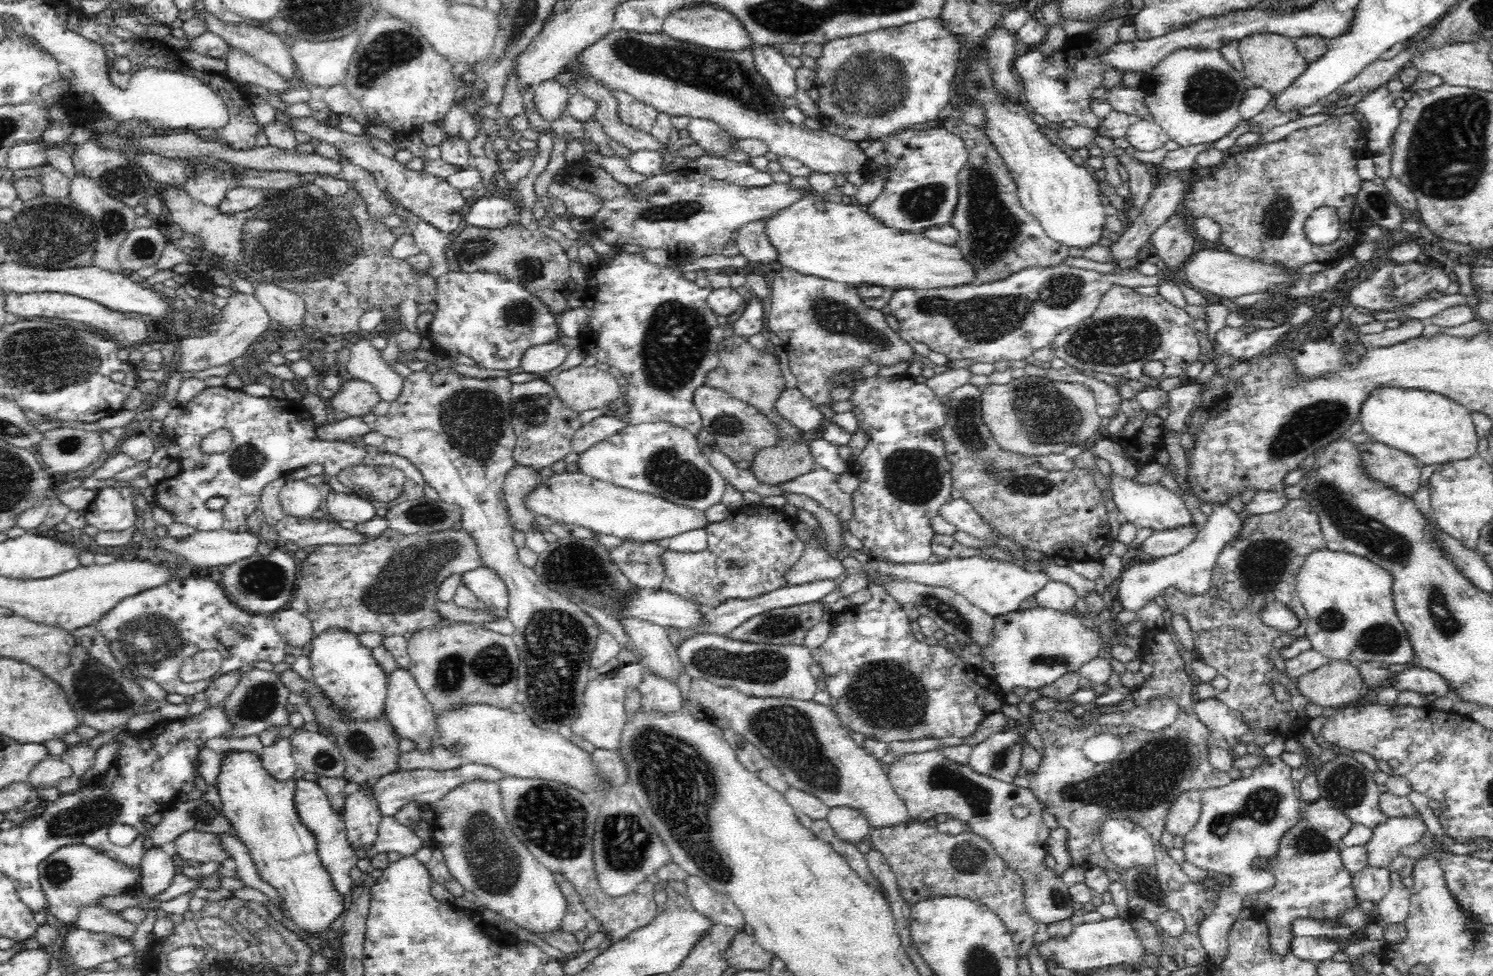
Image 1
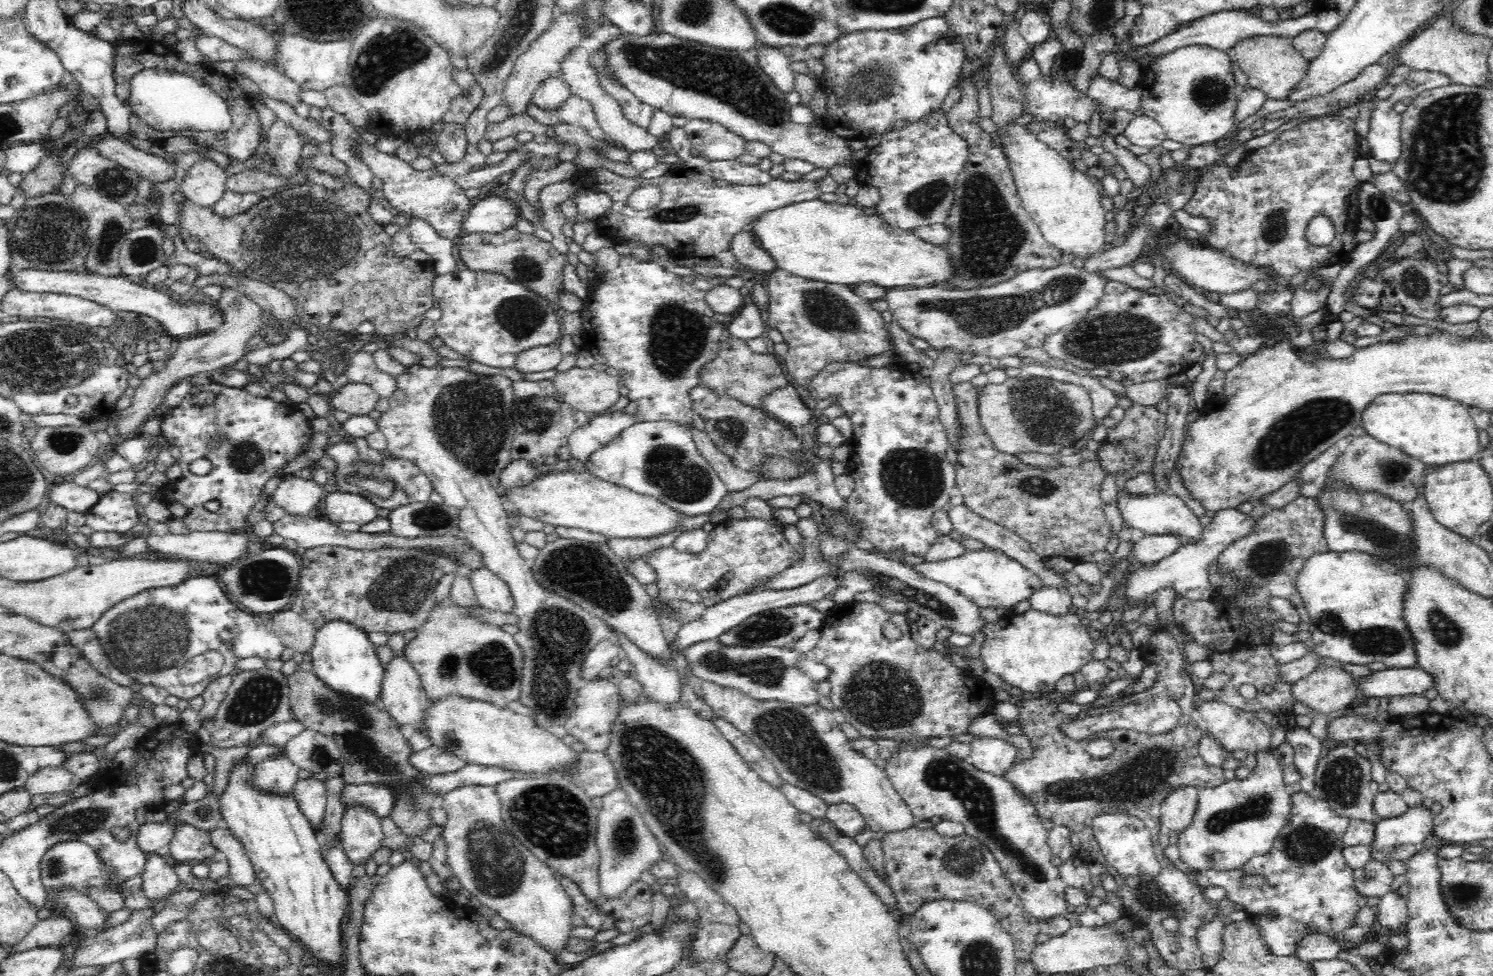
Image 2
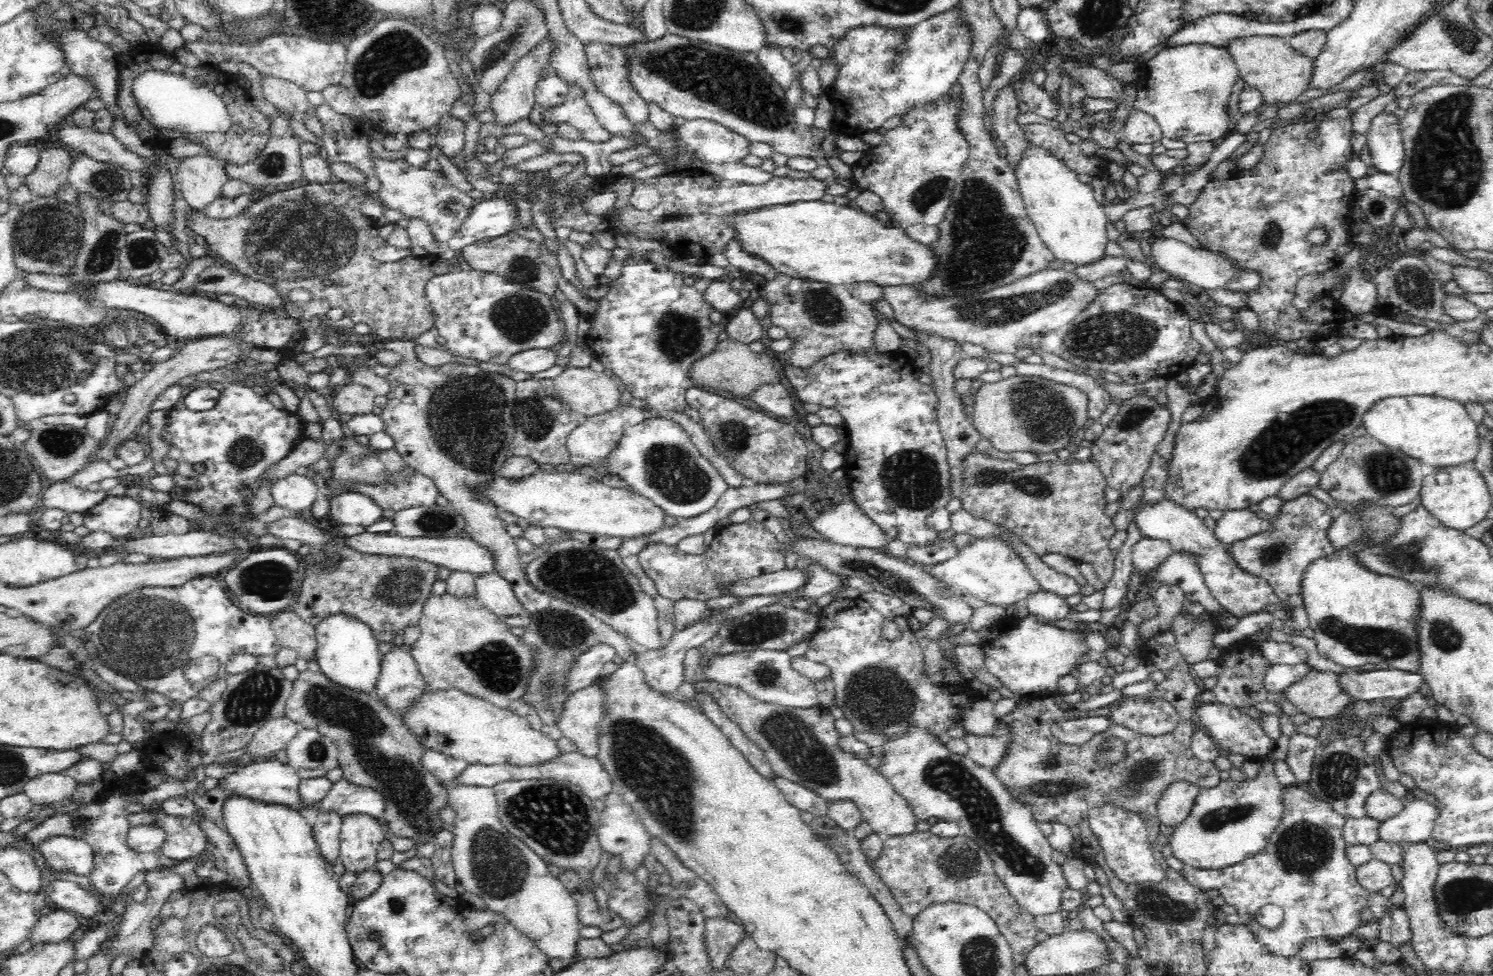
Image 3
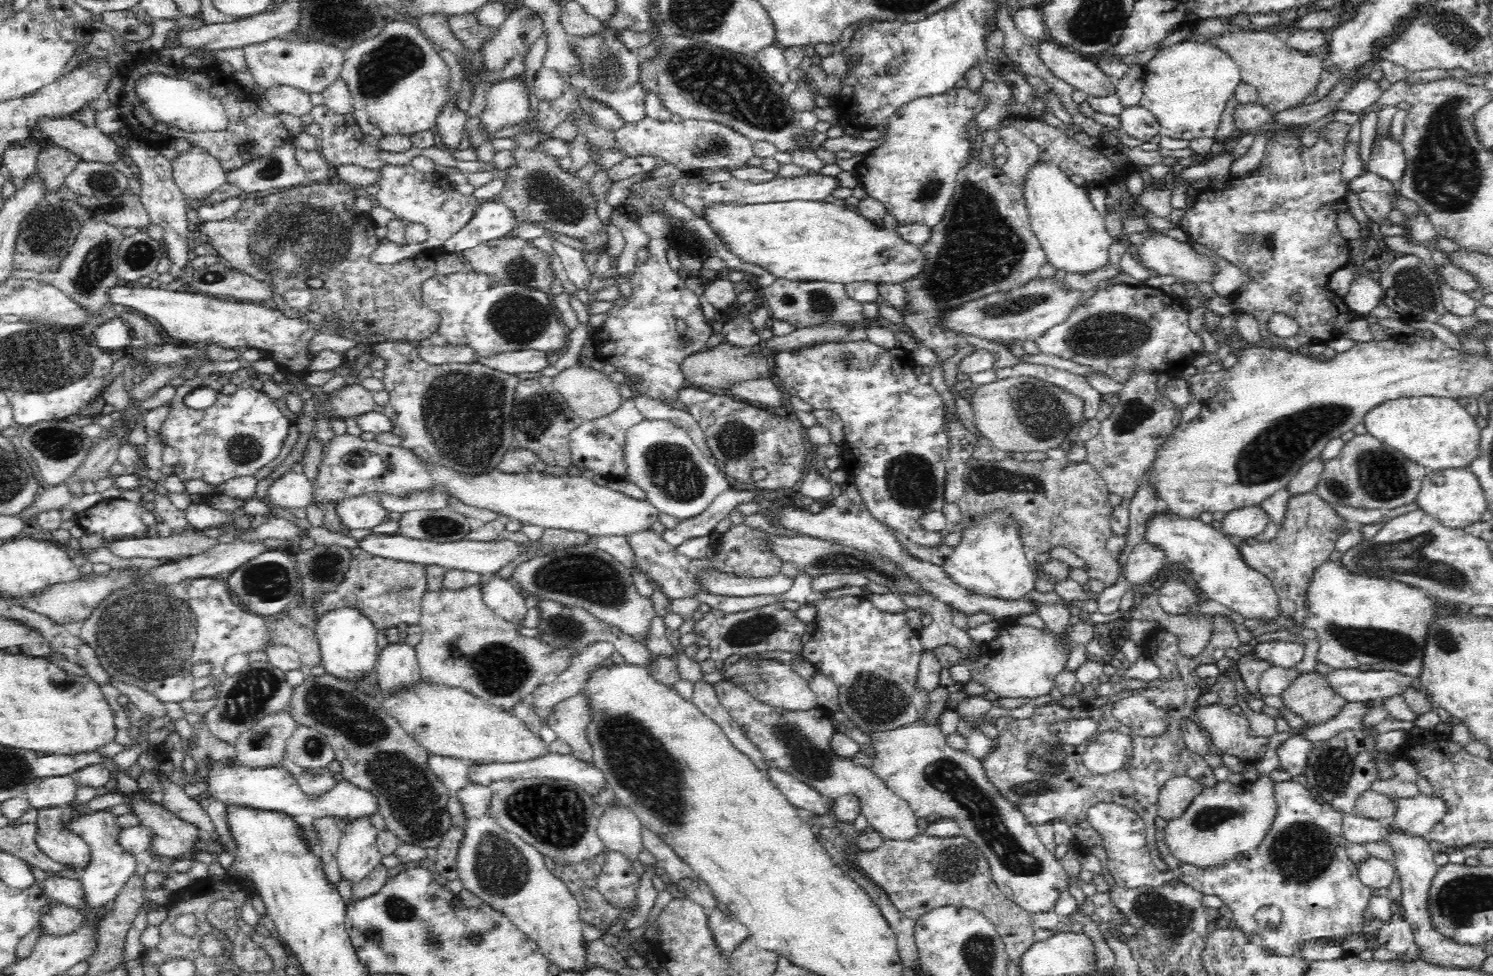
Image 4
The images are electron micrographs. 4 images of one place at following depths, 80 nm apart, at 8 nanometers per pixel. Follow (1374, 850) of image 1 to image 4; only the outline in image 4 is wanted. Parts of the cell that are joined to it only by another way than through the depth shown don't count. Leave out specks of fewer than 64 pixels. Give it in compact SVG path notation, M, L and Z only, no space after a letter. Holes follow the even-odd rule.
M1418 794L1412 798L1400 798L1395 804L1395 813L1390 825L1412 835L1429 838L1430 829L1442 820L1448 810L1446 799L1440 796Z

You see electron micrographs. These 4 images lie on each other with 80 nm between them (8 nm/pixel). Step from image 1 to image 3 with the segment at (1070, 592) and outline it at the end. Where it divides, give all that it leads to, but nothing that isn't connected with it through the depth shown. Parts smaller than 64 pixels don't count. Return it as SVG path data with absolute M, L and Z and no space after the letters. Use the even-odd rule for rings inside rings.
M1038 590L1032 593L1028 598L1025 598L1029 614L1045 618L1047 624L1067 624L1068 613L1073 609L1064 598L1060 598L1051 592Z

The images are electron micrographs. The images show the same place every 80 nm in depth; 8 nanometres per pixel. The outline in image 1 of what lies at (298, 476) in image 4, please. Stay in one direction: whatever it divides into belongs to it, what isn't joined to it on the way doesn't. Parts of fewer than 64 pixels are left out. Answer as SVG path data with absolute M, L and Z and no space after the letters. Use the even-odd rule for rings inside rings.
M304 479L286 481L278 493L278 500L285 510L285 515L308 519L320 508L323 497L320 488Z

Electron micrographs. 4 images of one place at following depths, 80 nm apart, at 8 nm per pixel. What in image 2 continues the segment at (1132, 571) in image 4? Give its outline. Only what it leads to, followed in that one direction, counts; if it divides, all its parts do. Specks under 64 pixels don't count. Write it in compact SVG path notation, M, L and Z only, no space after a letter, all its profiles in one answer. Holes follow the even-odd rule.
M1144 535L1134 544L1132 555L1135 566L1152 566L1170 556L1178 548L1180 548L1180 544L1173 536Z

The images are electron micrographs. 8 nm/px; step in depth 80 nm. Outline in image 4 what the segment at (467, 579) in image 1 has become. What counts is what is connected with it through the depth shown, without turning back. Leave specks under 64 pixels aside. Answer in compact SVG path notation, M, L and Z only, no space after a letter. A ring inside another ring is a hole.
M493 576L488 582L483 583L482 596L484 603L500 619L507 620L517 629L524 626L529 603L506 579Z

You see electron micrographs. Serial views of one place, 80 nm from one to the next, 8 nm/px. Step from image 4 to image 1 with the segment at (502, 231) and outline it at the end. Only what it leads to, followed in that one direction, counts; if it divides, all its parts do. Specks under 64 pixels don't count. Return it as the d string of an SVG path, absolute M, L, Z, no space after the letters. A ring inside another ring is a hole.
M485 194L474 201L463 216L467 225L478 229L502 230L517 222L520 206L515 200L504 200L492 194Z

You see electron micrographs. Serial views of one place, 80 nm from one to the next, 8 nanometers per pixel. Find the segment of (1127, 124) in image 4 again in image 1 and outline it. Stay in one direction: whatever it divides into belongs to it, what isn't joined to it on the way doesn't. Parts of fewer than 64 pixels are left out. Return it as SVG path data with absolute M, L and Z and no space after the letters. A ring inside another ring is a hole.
M1152 118L1138 119L1127 130L1130 146L1139 151L1153 151L1162 148L1169 139L1165 130Z

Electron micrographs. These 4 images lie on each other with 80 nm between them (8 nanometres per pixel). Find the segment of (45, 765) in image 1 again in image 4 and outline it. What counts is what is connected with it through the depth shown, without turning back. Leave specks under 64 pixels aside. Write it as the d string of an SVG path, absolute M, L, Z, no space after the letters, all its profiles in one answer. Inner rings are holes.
M70 776L37 779L27 786L26 799L36 809L69 807L74 815L92 814L93 810L84 804L78 806L79 810L76 809L76 791L77 786Z

